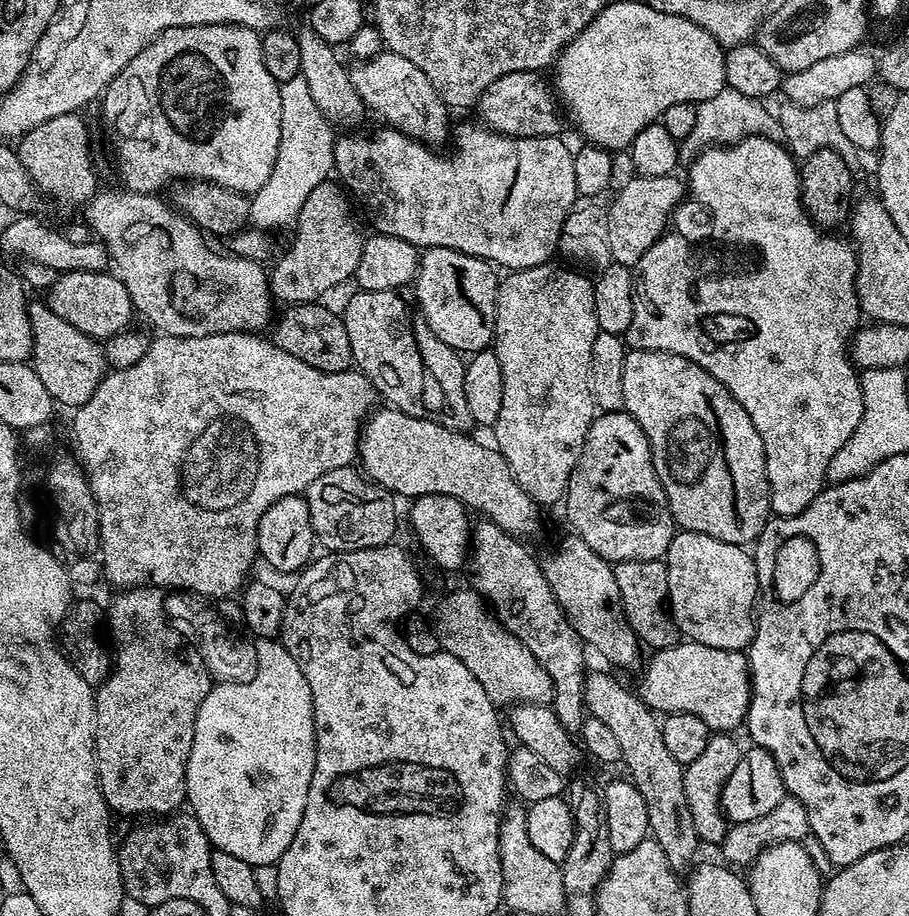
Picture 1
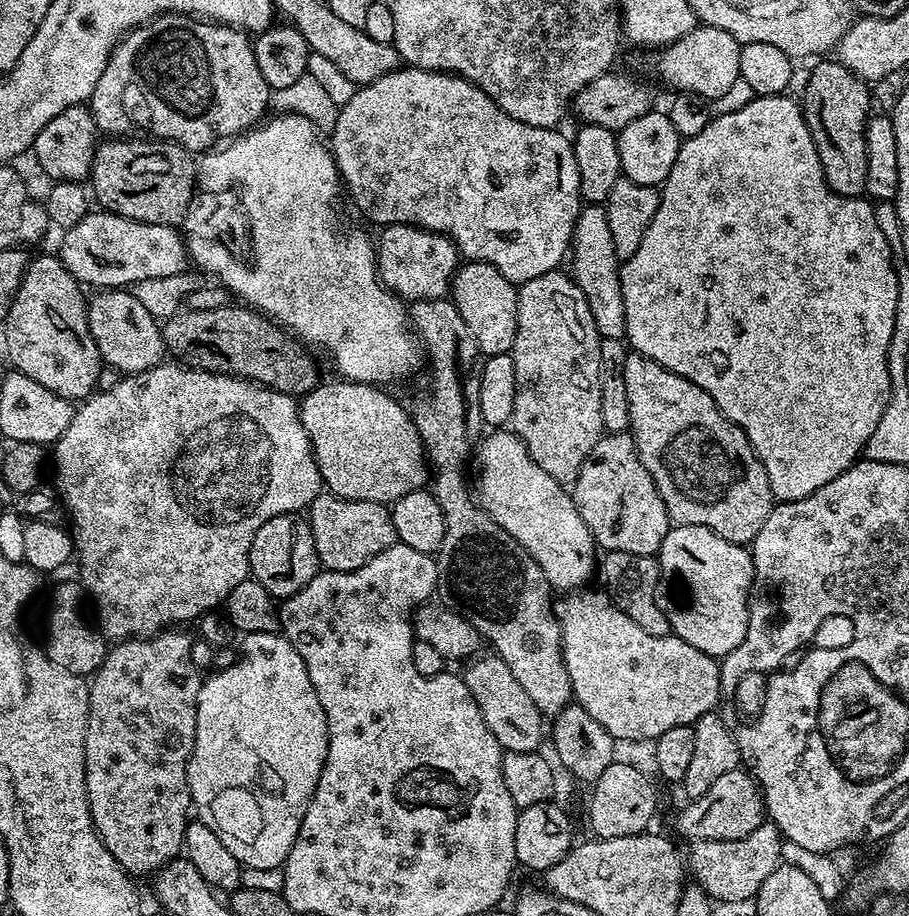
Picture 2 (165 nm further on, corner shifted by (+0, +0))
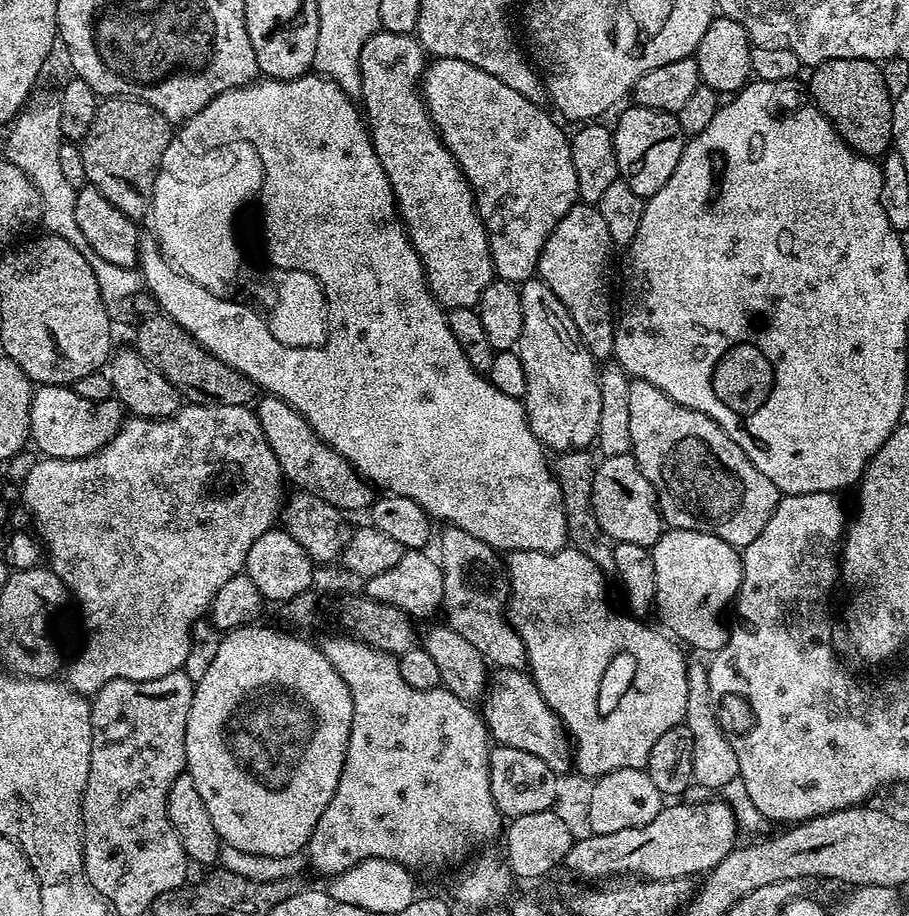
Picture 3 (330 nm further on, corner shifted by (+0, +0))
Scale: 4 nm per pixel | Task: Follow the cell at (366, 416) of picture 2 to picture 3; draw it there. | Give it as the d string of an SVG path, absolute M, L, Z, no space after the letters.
M267 394L255 401L254 411L266 434L266 442L270 442L270 448L274 450L289 485L296 484L292 486L330 502L330 506L339 508L345 514L356 512L359 508L367 509L371 505L374 499L373 485L313 430L301 412L282 398Z

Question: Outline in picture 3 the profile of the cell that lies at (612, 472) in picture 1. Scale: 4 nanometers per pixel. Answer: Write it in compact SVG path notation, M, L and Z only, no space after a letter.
M630 454L605 456L596 464L592 483L592 513L608 539L616 544L633 544L651 549L662 531L662 517L654 486L646 474L642 474L638 462Z

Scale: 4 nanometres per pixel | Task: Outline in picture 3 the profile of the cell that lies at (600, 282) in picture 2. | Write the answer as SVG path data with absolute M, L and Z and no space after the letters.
M578 202L546 238L538 269L539 279L558 294L570 318L574 318L582 342L598 362L607 361L614 353L617 317L614 308L612 312L612 251L610 230L606 230L599 207Z

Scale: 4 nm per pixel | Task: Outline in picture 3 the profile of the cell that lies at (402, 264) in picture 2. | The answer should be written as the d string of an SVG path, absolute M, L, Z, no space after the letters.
M377 30L362 48L362 112L370 129L376 157L378 162L382 162L382 170L392 187L400 221L404 224L408 241L412 243L422 262L424 277L428 279L428 289L432 291L433 298L445 309L476 308L482 294L494 279L488 235L476 212L476 198L472 187L464 177L460 163L440 141L440 135L428 116L423 95L418 91L425 67L426 53L415 35L399 36L393 32Z

